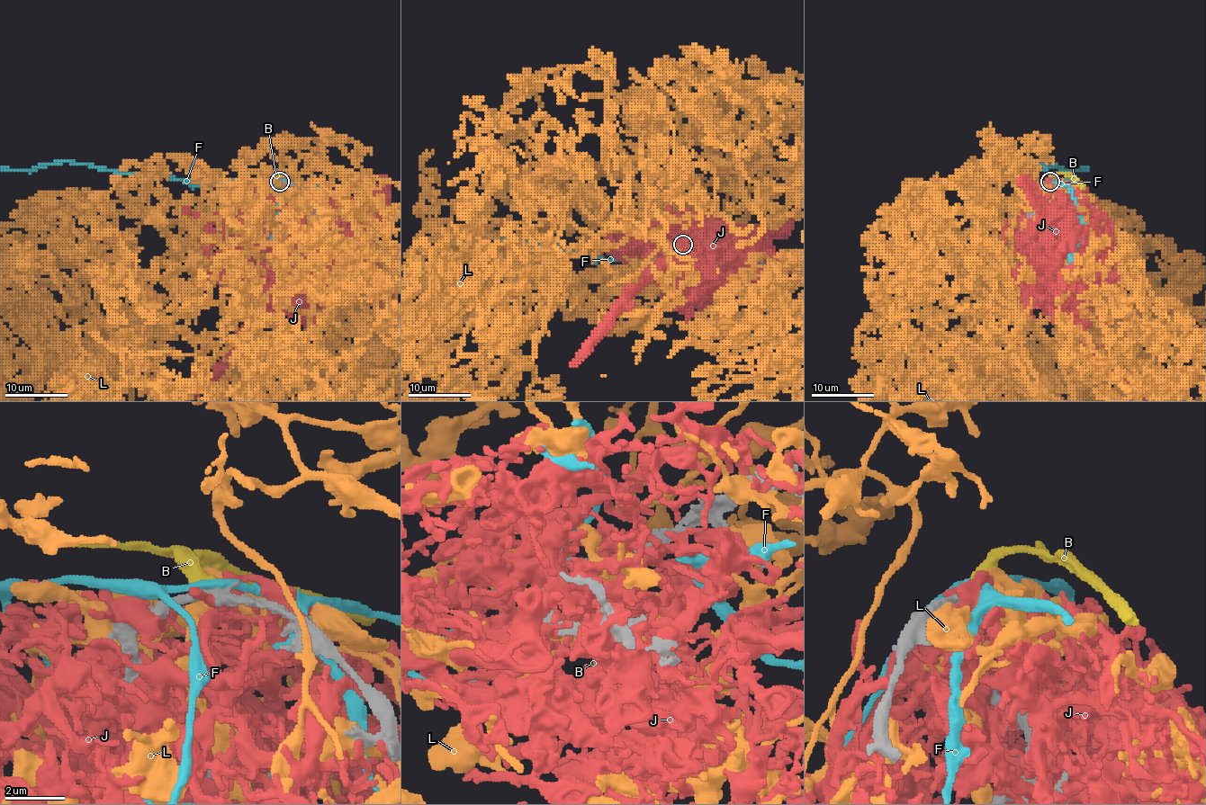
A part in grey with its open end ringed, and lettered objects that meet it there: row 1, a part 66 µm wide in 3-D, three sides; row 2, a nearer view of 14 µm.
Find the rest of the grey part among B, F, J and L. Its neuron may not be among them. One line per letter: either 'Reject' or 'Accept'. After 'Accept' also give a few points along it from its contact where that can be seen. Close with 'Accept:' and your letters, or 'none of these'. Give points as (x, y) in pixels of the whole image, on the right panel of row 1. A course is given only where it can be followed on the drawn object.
B: Accept
F: Reject
J: Reject
L: Reject
Accept: B

